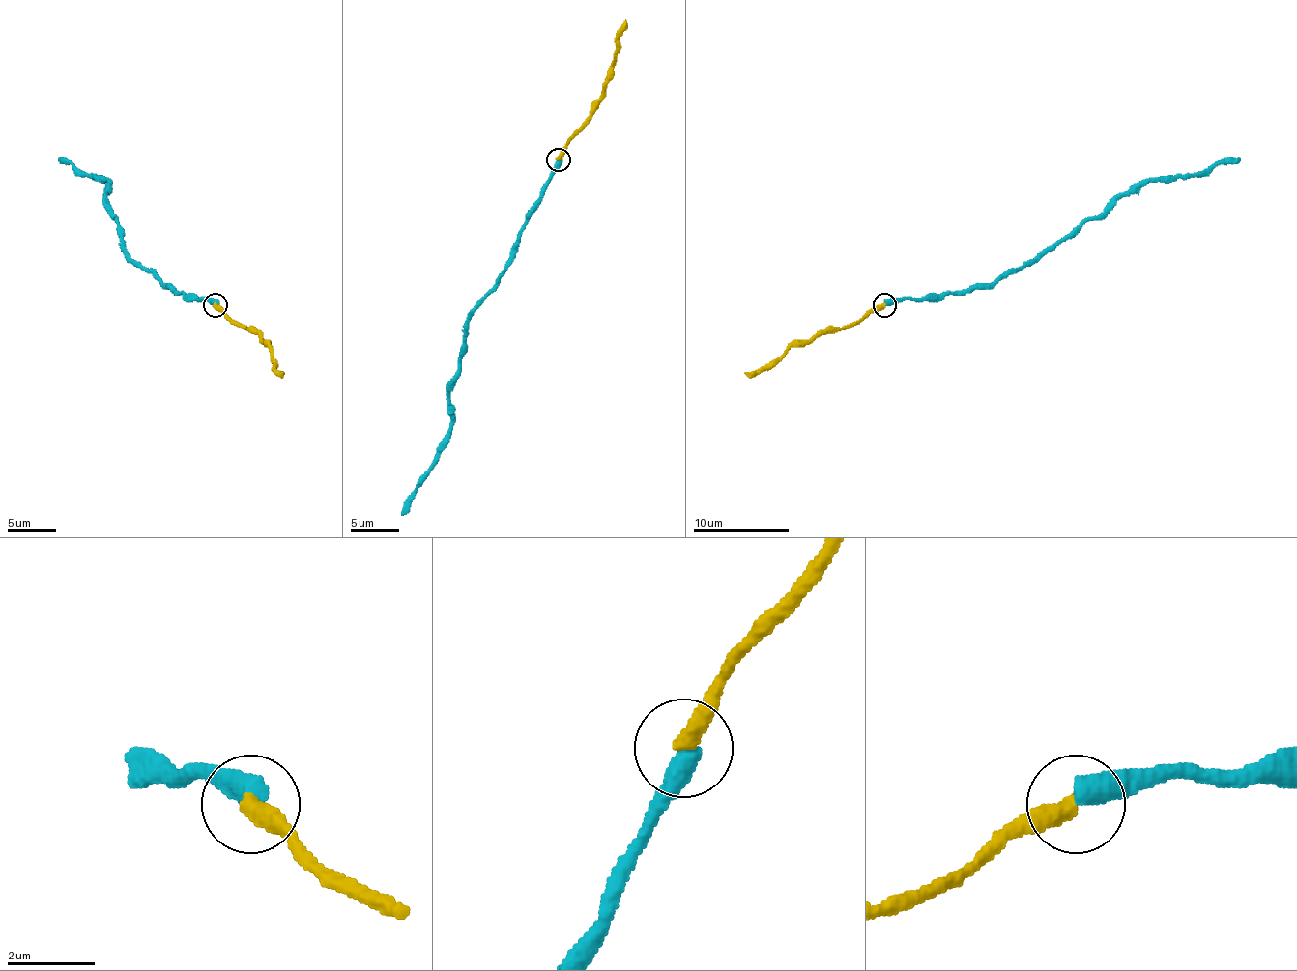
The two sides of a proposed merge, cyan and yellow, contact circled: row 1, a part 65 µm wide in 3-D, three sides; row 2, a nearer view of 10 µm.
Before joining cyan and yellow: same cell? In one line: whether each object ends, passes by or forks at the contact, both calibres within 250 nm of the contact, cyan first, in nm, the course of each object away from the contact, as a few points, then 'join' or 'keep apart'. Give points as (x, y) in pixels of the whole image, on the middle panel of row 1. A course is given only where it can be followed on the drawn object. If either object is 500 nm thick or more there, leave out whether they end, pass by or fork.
calibres 500 and 440 nm; course cyan (558, 161), (521, 231), (512, 263), (469, 320), (466, 352), (449, 392), (449, 441), (401, 515); course yellow (558, 158), (562, 147), (601, 97), (625, 19); join

